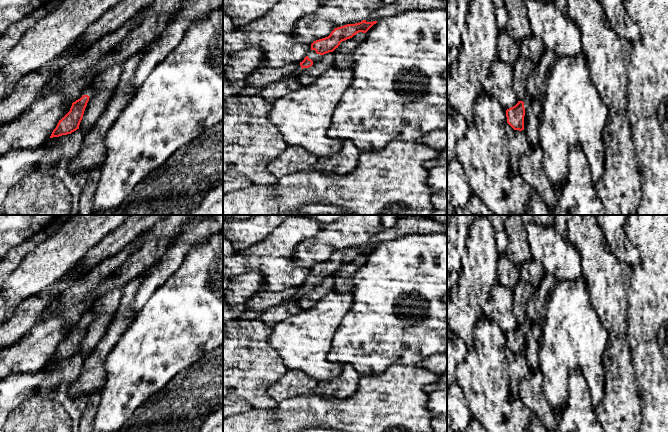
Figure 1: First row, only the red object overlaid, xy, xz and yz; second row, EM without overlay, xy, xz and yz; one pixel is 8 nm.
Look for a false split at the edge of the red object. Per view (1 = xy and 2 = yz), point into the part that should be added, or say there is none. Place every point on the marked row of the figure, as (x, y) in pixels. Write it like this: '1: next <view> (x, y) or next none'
1: next xy (88, 91)
2: next yz (526, 102)

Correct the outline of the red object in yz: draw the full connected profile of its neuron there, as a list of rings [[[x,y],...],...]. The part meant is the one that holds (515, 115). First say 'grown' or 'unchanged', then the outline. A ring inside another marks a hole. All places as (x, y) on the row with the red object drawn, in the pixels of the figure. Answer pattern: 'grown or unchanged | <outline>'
grown | [[[530,99],[518,101],[518,103],[506,110],[507,123],[514,129],[524,130],[525,110],[530,106]]]

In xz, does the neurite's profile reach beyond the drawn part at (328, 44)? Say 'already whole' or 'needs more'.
needs more

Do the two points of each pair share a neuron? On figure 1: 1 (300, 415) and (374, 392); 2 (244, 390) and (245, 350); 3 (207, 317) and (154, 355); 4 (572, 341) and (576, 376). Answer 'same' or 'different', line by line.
1: same
2: same
3: same
4: different

